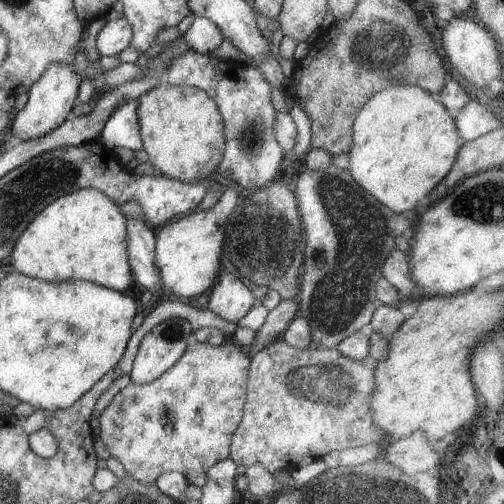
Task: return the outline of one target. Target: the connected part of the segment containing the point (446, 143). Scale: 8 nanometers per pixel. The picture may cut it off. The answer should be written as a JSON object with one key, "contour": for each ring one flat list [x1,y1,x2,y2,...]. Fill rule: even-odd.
{"contour":[[394,85,372,96,356,116,351,140,348,170,352,179,377,202,399,214,414,212,418,202,448,175,460,146,455,121,437,95,413,85]]}

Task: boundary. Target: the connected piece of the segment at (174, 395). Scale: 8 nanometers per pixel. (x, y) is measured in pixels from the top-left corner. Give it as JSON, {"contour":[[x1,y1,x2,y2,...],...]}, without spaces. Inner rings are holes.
{"contour":[[229,339,221,346,201,343,192,344,192,346,187,348,180,360,167,372,164,372,157,380,144,385,130,383,126,388,120,390,120,392,112,398,112,402,110,402,102,414,100,414,99,419,95,423,95,435,102,439,110,455,118,459,118,461,124,465,127,475,130,475,131,478,138,480,140,483,155,484,156,478,160,476,160,474,170,473,171,471,178,472,184,476,191,472,198,472,198,474,206,473,212,466,230,457,232,436,238,429,243,418,243,407,245,406,247,396,247,373,249,372,248,368,251,364,250,358,252,354,253,352,250,349,244,350,238,347,232,339]]}

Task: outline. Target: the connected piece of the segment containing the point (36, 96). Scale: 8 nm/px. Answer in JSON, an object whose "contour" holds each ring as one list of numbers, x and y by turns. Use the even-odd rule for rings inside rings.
{"contour":[[51,63,42,77,30,86,26,107,16,114,11,122,12,133,22,141,39,138,59,128,77,104,77,93,81,86,81,75,72,65]]}

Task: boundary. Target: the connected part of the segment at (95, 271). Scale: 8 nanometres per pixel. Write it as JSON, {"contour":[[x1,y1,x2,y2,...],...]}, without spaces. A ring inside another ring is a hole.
{"contour":[[94,188,76,189,58,196,41,210,17,239,8,257,8,269,50,283,82,280,124,293,134,284,128,263,125,218,116,202]]}

